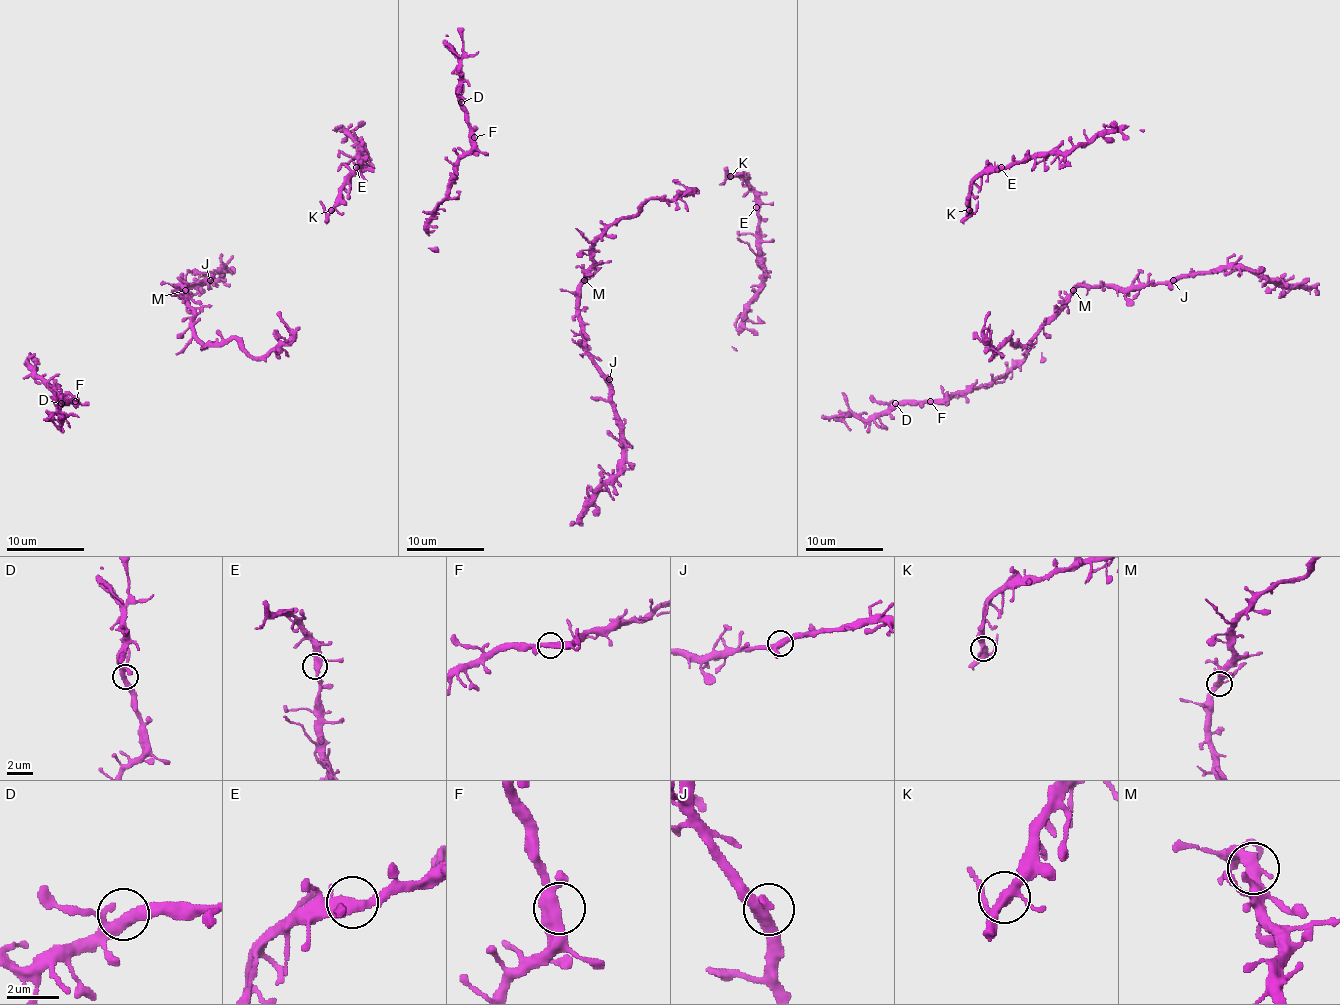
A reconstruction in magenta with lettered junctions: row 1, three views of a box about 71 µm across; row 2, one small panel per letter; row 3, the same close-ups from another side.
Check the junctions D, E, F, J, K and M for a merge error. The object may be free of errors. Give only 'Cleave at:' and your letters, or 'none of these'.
Cleave at: none of these

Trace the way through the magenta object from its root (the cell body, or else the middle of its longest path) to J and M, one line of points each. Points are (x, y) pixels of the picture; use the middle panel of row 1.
J: (646, 201), (635, 215), (621, 217), (596, 240), (594, 264), (580, 285), (578, 320), (582, 348), (609, 379)
M: (646, 201), (635, 215), (621, 217), (596, 240), (594, 264), (584, 279)

